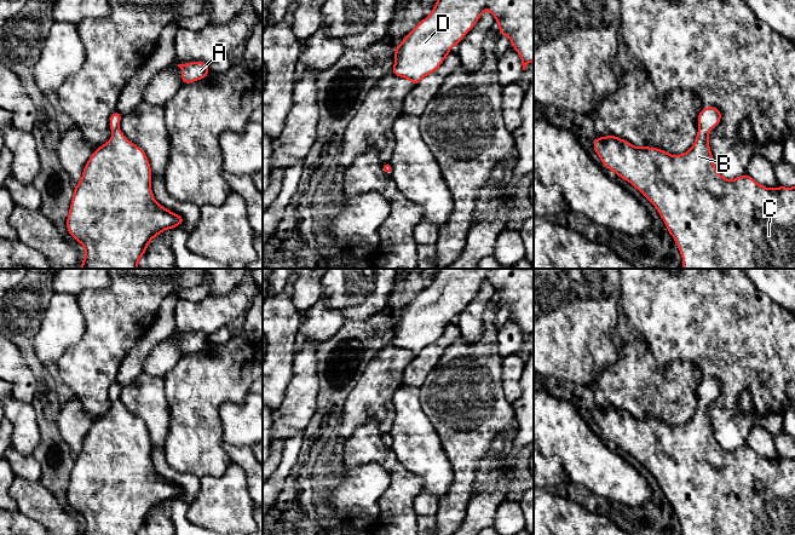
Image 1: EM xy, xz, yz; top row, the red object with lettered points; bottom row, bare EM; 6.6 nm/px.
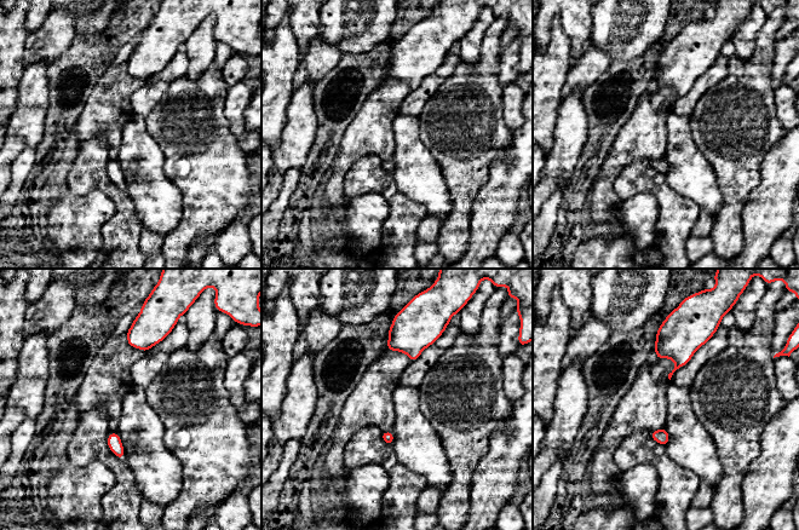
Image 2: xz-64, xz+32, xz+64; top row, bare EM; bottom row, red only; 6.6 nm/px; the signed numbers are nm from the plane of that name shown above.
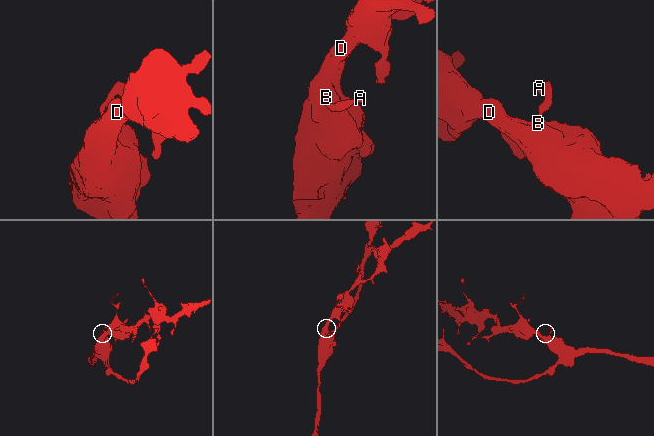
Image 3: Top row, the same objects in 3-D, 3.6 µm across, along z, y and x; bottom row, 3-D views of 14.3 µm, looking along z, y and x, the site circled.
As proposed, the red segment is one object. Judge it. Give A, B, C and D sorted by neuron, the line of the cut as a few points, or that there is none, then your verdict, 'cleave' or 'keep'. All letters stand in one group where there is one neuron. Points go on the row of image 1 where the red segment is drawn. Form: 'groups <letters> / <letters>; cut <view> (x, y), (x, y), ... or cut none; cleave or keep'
groups A B C D; cut none; keep

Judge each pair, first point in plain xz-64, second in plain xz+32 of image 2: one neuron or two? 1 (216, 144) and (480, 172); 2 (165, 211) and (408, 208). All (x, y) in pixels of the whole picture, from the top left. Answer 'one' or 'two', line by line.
1: one
2: two

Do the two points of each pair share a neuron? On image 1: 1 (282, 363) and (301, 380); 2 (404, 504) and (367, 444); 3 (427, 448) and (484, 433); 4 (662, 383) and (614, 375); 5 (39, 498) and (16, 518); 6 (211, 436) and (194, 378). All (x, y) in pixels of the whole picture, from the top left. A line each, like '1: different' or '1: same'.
1: different
2: same
3: different
4: same
5: different
6: same

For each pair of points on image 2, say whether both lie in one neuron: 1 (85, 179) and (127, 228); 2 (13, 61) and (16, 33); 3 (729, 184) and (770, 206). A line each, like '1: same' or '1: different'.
1: same
2: same
3: different

